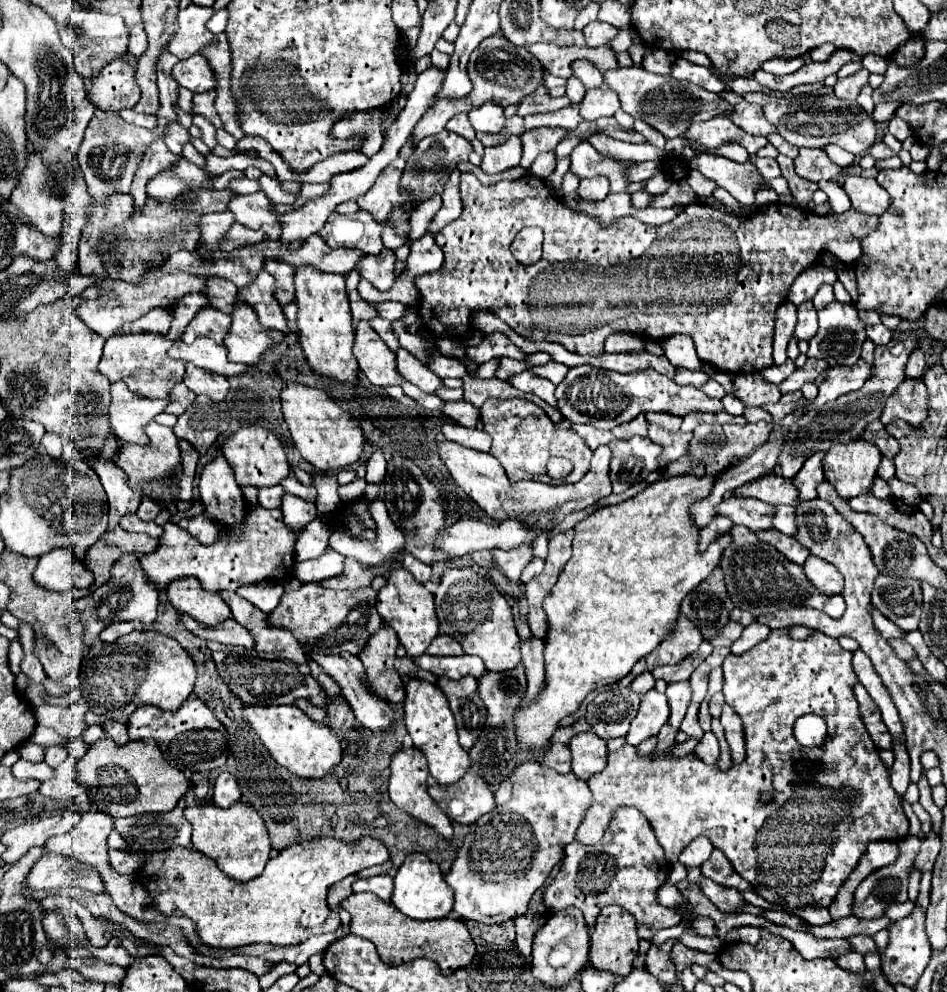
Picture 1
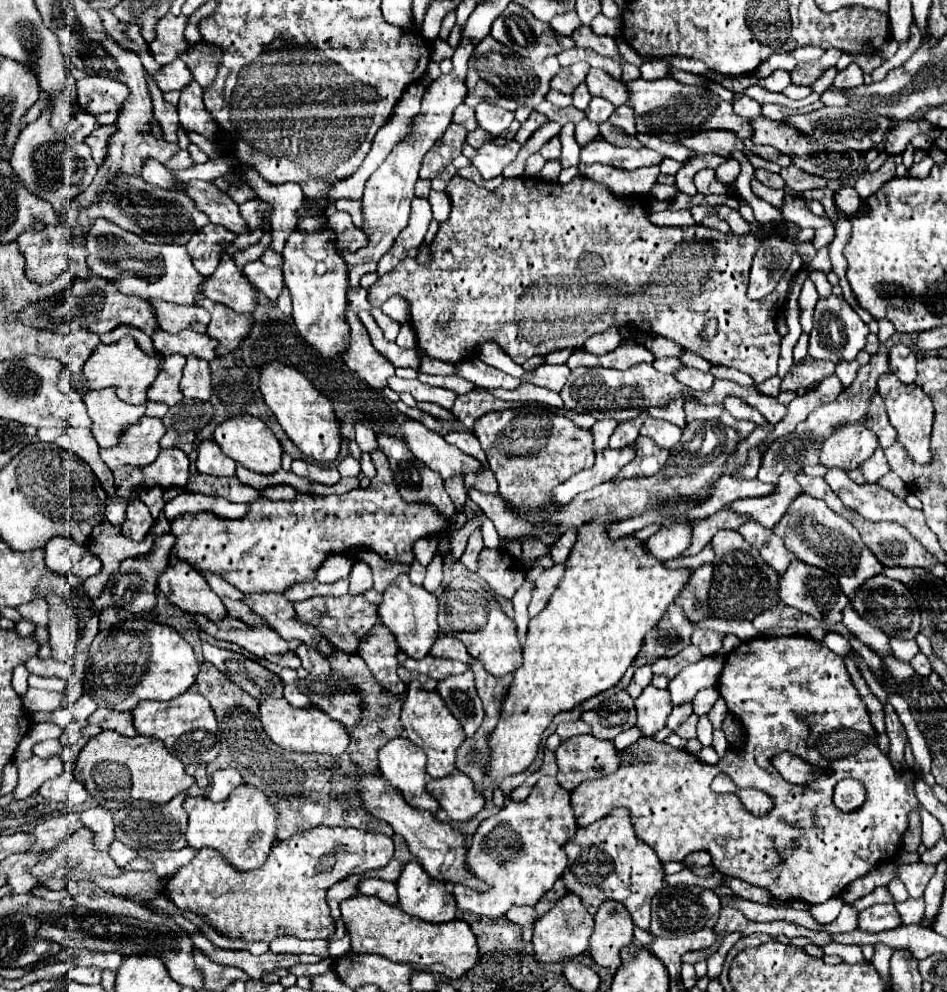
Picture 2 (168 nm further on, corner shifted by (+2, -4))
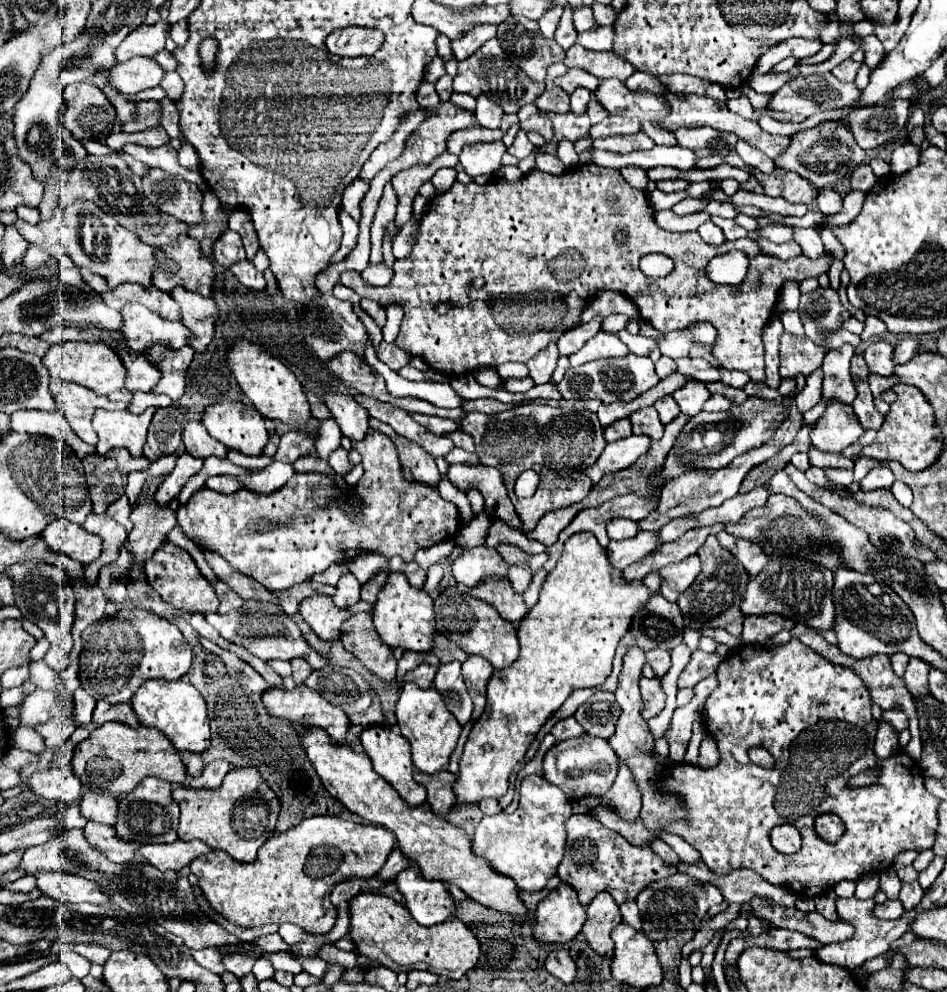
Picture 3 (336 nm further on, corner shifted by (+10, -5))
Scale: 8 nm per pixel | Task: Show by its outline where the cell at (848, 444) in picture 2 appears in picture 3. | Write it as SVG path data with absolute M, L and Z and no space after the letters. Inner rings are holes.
M830 400L824 414L818 418L810 432L810 440L824 452L842 452L864 434L850 404Z

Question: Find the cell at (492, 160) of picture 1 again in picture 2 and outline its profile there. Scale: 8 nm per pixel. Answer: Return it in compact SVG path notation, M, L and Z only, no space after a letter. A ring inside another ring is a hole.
M508 141L506 145L484 143L478 149L478 155L472 159L472 165L482 173L484 179L494 179L502 175L504 167L516 159L520 145L516 141Z

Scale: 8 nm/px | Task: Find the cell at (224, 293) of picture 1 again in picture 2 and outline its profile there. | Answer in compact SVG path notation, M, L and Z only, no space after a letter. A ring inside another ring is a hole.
M96 219L92 229L86 233L86 251L86 263L94 275L116 281L122 293L172 301L178 305L196 305L196 297L202 297L202 283L206 277L194 269L184 245L146 243L142 237L120 229L106 219Z

